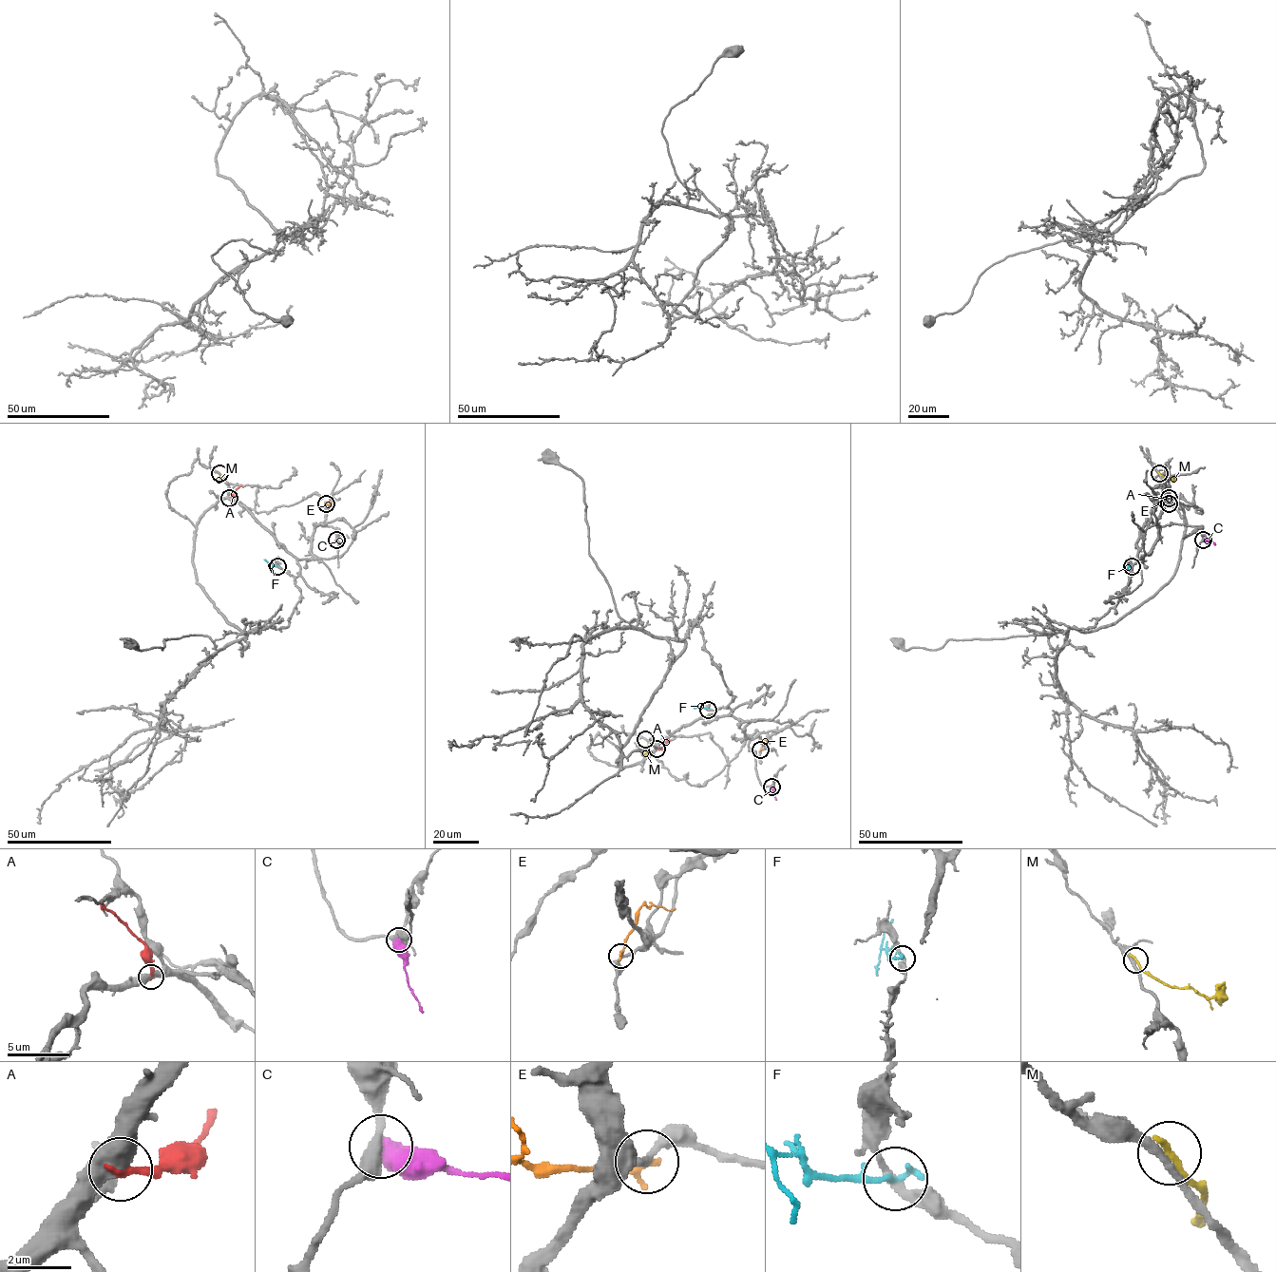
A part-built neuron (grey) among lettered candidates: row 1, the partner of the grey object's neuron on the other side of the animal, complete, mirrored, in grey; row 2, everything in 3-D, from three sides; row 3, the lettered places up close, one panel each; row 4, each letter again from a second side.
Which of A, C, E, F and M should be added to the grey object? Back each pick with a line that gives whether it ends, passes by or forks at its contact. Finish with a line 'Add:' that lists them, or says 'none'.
C: It ends there
Add: C

